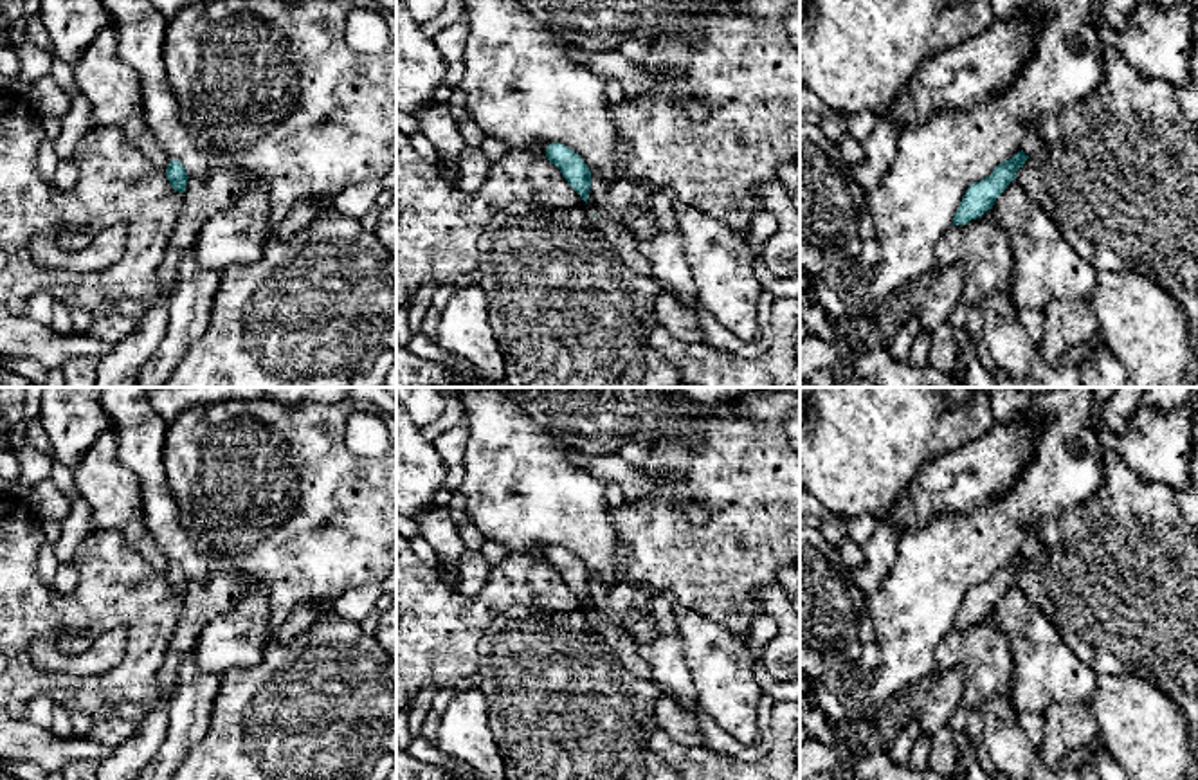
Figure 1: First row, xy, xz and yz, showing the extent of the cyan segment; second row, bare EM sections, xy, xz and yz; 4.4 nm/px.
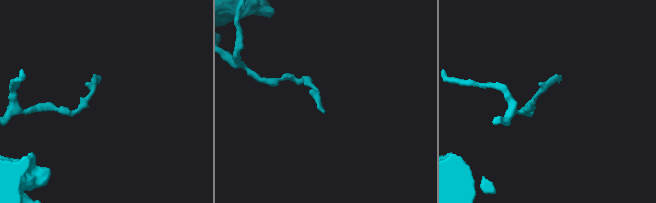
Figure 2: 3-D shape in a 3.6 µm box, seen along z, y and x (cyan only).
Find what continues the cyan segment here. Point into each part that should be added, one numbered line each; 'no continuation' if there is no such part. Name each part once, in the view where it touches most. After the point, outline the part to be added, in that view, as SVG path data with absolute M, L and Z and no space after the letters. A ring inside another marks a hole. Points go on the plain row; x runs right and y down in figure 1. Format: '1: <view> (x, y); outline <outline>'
no continuation

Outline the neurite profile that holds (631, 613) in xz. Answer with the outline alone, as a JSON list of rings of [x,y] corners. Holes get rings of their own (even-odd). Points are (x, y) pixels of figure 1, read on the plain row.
[[[591,576],[587,607],[596,611],[596,620],[618,627],[636,645],[658,638],[652,618],[652,593],[620,578],[613,587]]]

